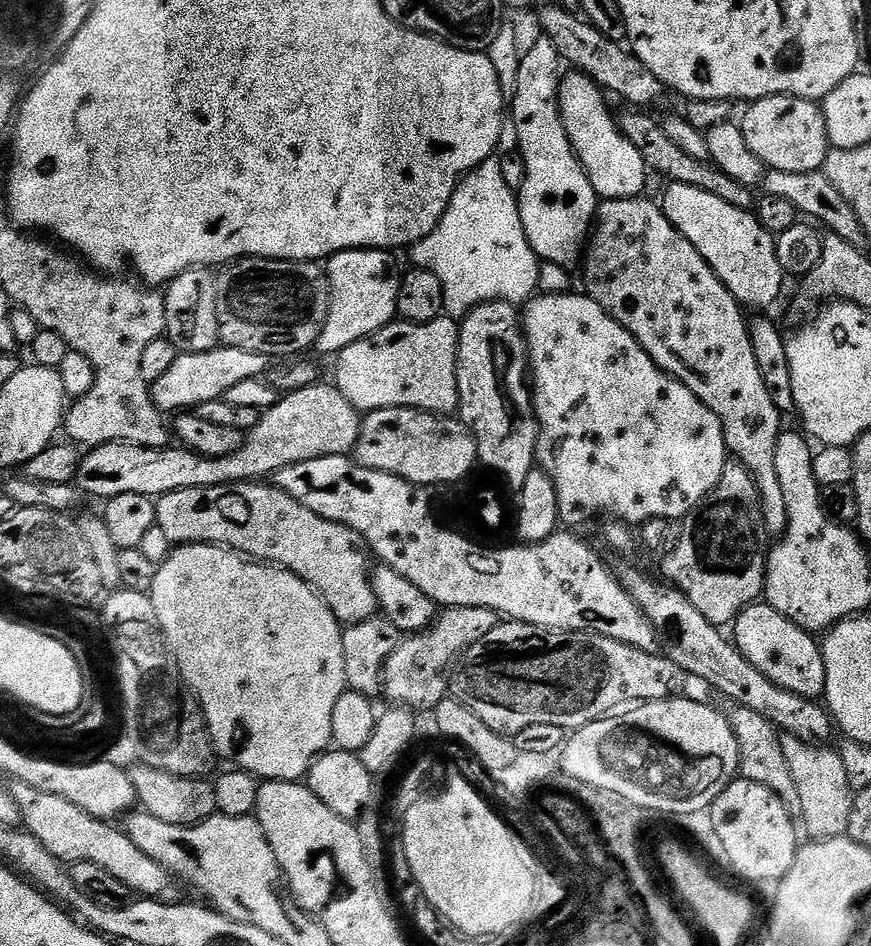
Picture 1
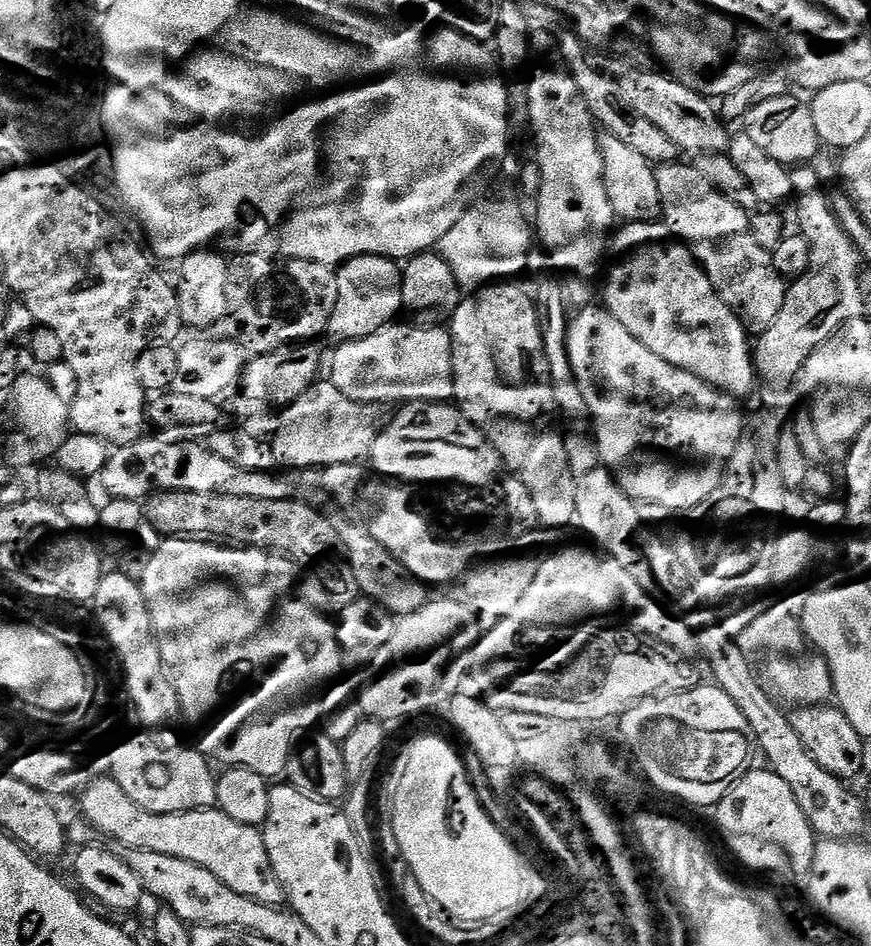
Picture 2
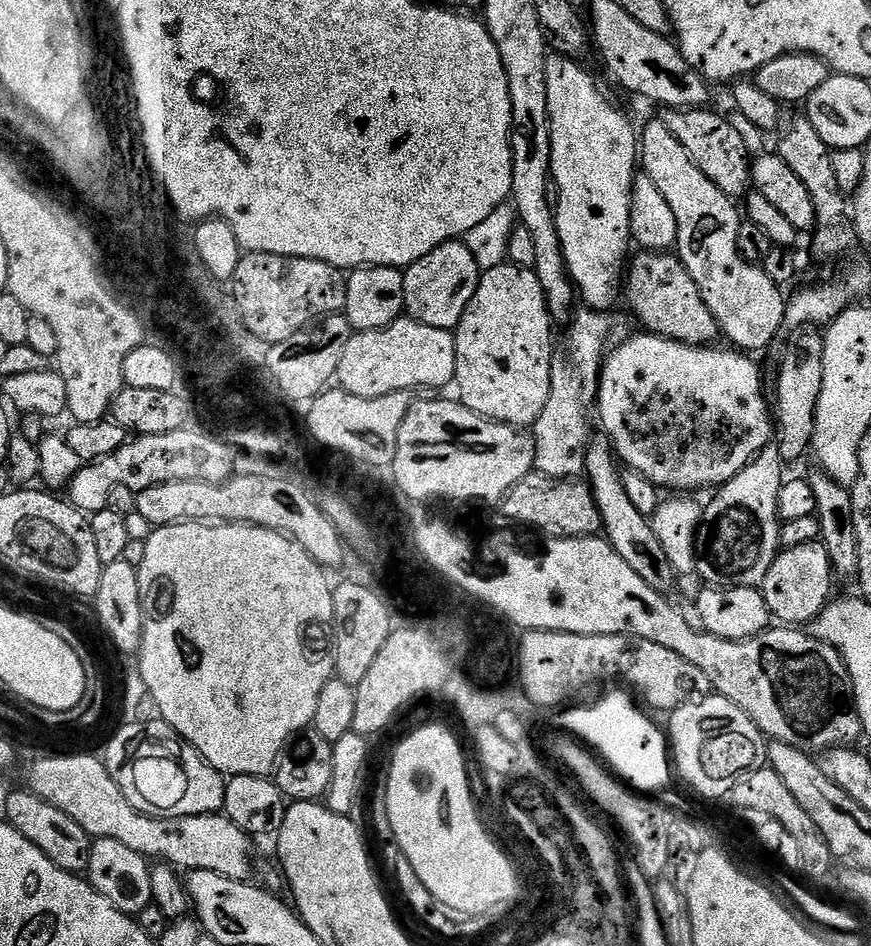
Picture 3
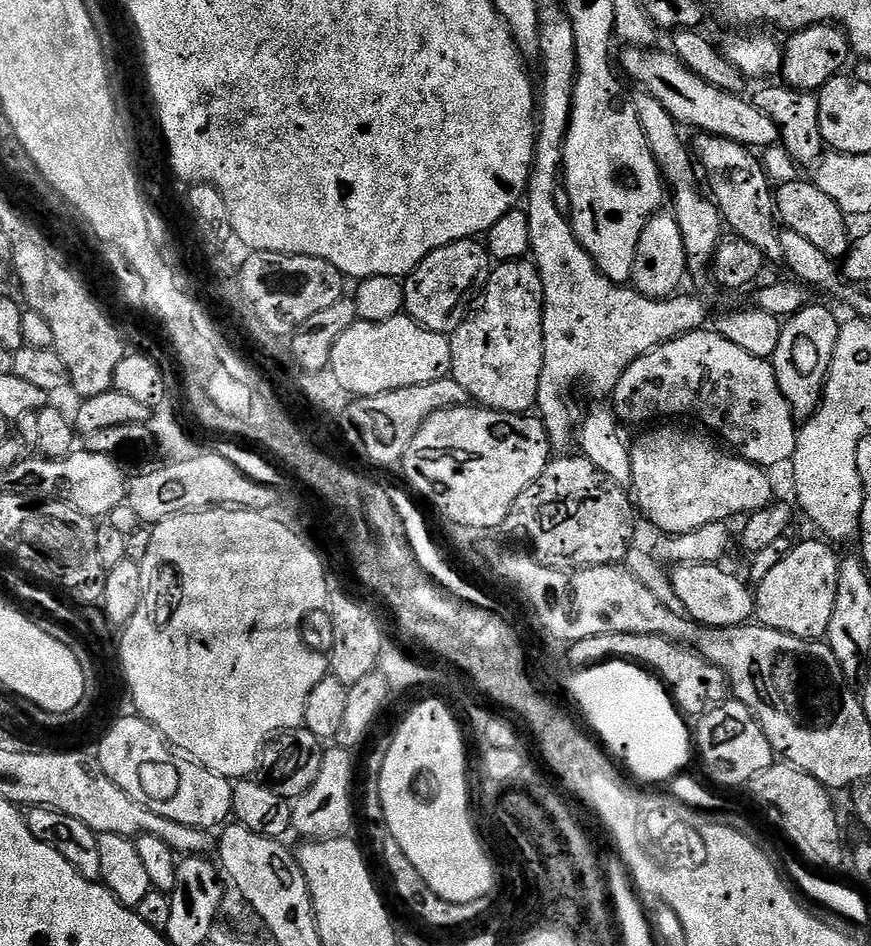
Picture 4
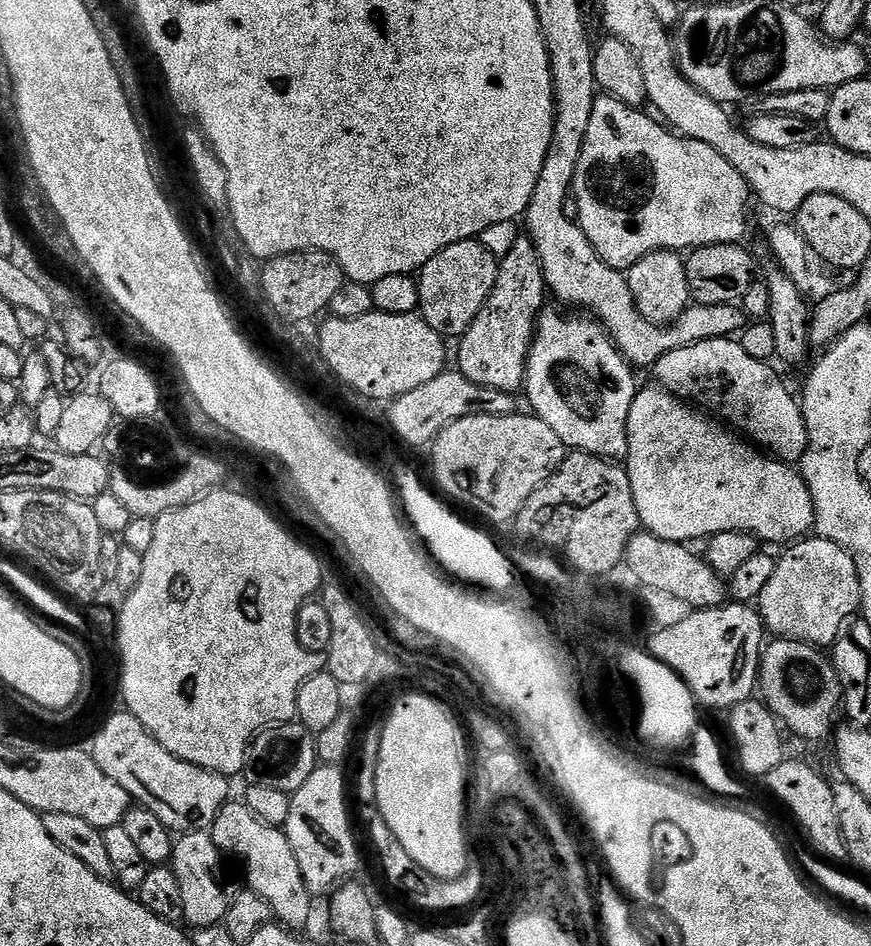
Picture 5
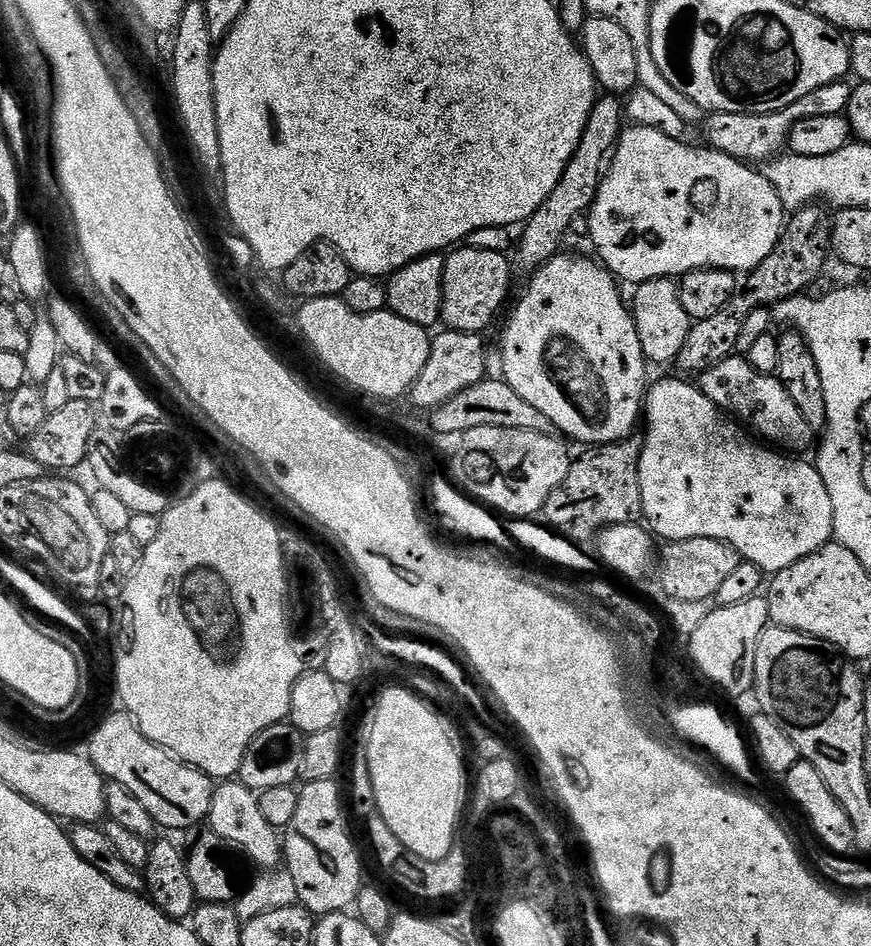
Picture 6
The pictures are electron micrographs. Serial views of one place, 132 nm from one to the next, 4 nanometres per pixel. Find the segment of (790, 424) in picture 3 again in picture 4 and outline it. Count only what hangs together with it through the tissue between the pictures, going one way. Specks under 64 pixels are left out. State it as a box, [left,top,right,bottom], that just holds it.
[771,302,841,418]

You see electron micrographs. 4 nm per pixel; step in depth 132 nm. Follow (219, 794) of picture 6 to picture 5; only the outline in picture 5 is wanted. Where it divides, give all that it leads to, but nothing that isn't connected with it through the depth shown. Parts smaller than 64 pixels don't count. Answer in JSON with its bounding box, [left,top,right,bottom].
[210,802,314,930]

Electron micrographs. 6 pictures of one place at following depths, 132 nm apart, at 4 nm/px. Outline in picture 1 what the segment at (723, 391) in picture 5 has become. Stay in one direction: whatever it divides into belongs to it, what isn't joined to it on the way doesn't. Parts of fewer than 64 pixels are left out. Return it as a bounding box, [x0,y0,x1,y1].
[522,294,729,526]

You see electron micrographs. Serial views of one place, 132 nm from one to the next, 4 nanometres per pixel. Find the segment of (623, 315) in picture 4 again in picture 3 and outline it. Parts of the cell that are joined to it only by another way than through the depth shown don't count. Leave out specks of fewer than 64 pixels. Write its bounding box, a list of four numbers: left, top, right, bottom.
[534,307,617,480]

